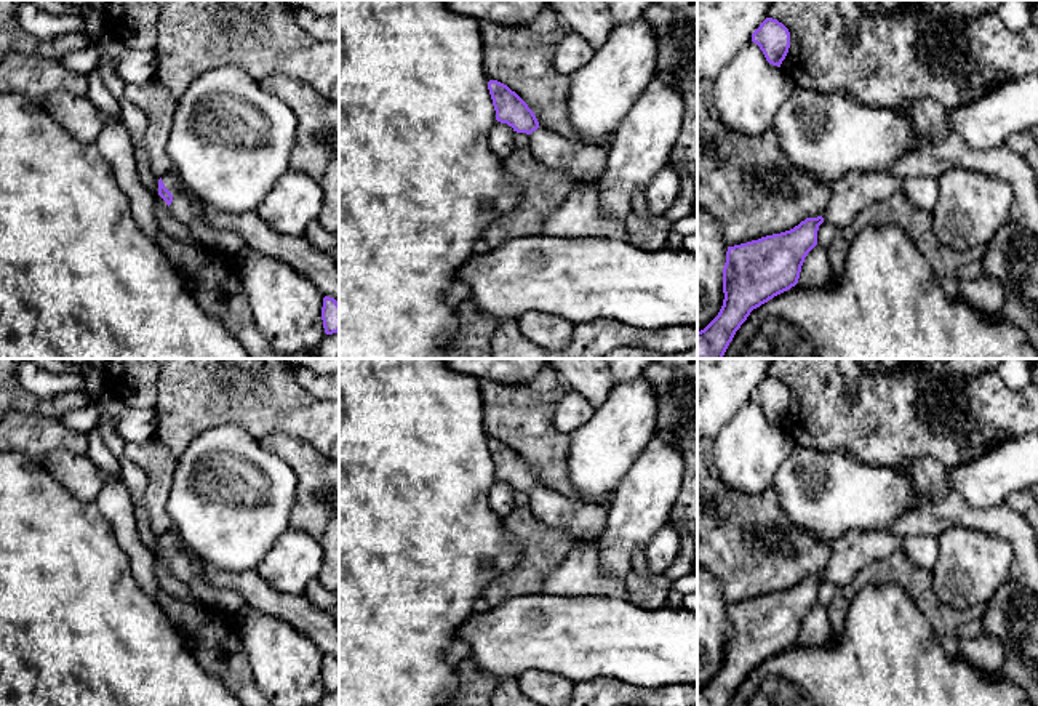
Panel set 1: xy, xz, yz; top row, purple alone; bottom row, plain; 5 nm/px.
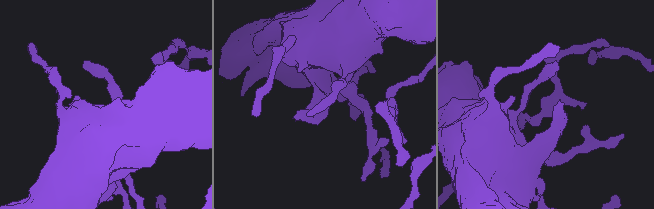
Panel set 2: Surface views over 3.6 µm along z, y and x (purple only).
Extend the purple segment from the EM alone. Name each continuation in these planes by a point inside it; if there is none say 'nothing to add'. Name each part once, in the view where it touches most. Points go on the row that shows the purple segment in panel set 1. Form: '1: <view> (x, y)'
1: xy (186, 208)

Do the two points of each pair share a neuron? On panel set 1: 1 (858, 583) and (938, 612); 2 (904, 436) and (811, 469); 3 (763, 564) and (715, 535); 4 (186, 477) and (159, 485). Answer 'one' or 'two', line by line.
1: one
2: two
3: one
4: two

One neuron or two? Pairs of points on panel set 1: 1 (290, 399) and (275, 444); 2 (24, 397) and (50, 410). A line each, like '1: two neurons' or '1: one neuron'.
1: two neurons
2: one neuron

